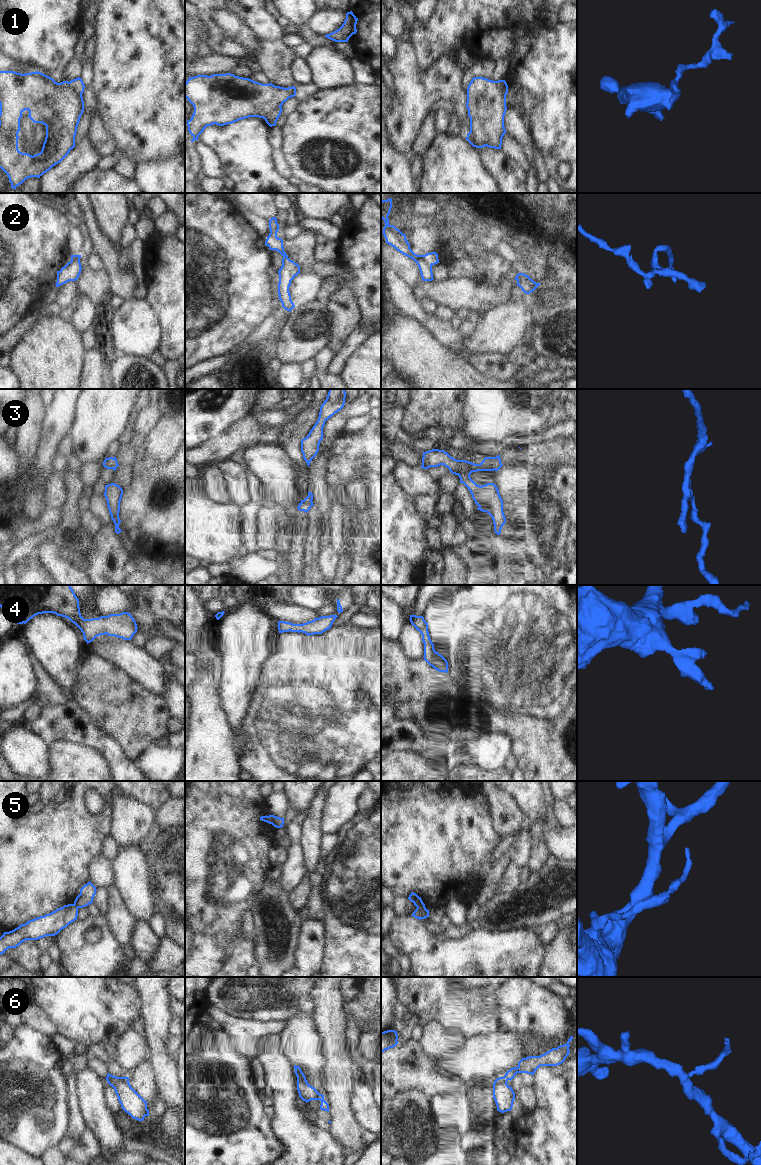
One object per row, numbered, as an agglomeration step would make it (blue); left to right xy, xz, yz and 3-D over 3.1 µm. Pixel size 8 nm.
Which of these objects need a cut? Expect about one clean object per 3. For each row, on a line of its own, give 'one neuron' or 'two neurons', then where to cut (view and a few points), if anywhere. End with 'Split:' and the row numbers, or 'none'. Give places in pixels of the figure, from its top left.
1: two neurons; cut in xz along (280, 106), (273, 109), (263, 118)
2: two neurons; cut in yz along (423, 255), (423, 258), (431, 265)
3: one neuron; no cut
4: one neuron; no cut
5: two neurons; cut in xz along (270, 815), (272, 823)
6: two neurons; cut in yz along (503, 1077), (507, 1080)
Split: 1, 2, 5, 6

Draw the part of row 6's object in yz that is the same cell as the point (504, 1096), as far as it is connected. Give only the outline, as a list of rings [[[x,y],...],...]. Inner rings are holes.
[[[499,1077],[493,1083],[493,1098],[497,1106],[497,1111],[501,1113],[511,1111],[515,1099],[515,1093],[507,1082],[506,1078]]]

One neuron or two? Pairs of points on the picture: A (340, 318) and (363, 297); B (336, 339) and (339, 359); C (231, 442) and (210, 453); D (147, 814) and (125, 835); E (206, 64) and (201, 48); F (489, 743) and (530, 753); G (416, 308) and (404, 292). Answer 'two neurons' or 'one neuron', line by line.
A: two neurons
B: two neurons
C: one neuron
D: one neuron
E: two neurons
F: two neurons
G: one neuron

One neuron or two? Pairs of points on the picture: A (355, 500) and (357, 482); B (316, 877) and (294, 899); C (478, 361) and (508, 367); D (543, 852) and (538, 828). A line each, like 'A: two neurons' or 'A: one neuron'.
A: one neuron
B: one neuron
C: one neuron
D: one neuron

